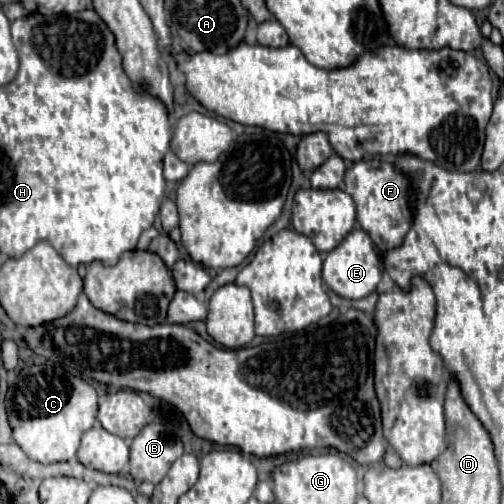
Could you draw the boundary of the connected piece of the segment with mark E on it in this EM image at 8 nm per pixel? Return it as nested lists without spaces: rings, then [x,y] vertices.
[[[355,228],[349,232],[349,236],[345,236],[345,240],[327,254],[325,262],[323,262],[323,280],[325,284],[339,296],[349,298],[349,300],[359,300],[369,296],[383,274],[383,266],[381,266],[381,258],[379,252],[373,244],[373,240],[369,238],[369,234],[361,228]]]

